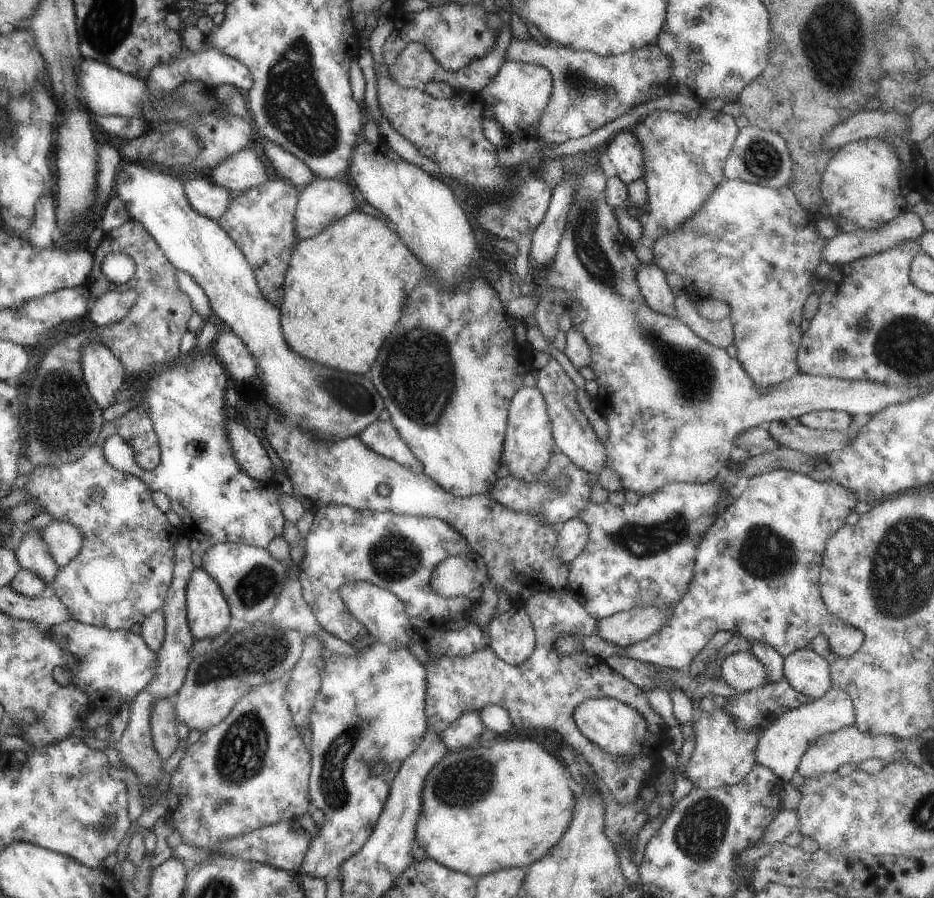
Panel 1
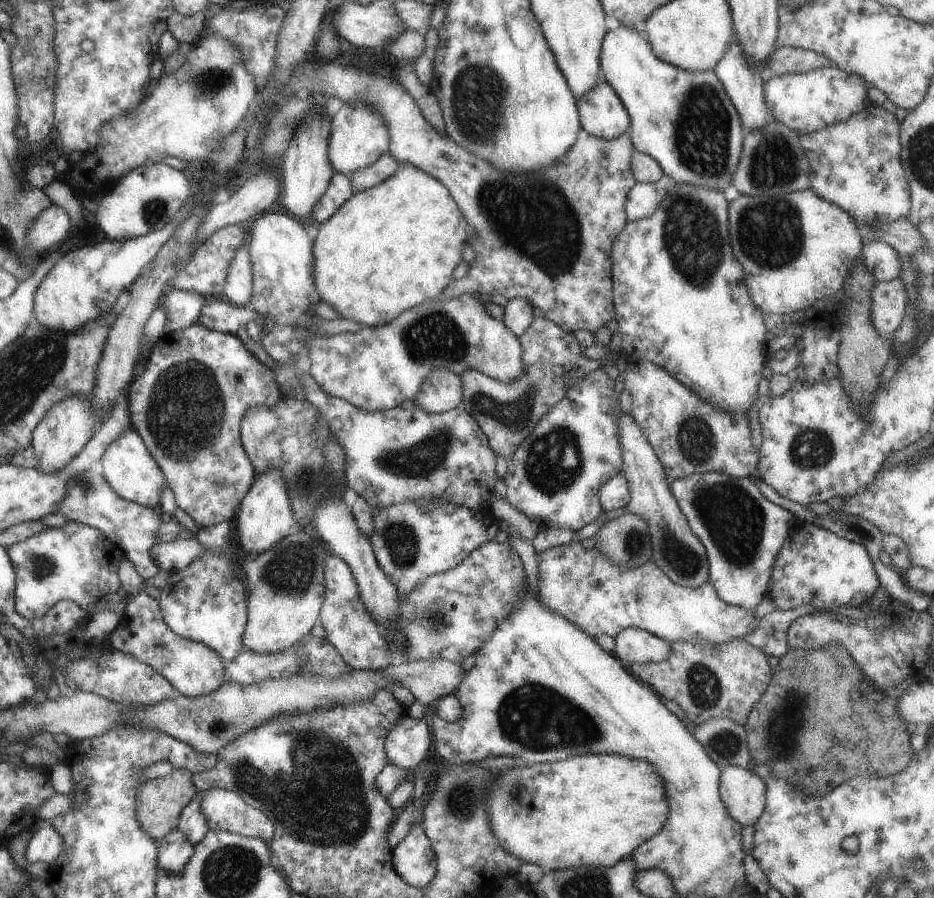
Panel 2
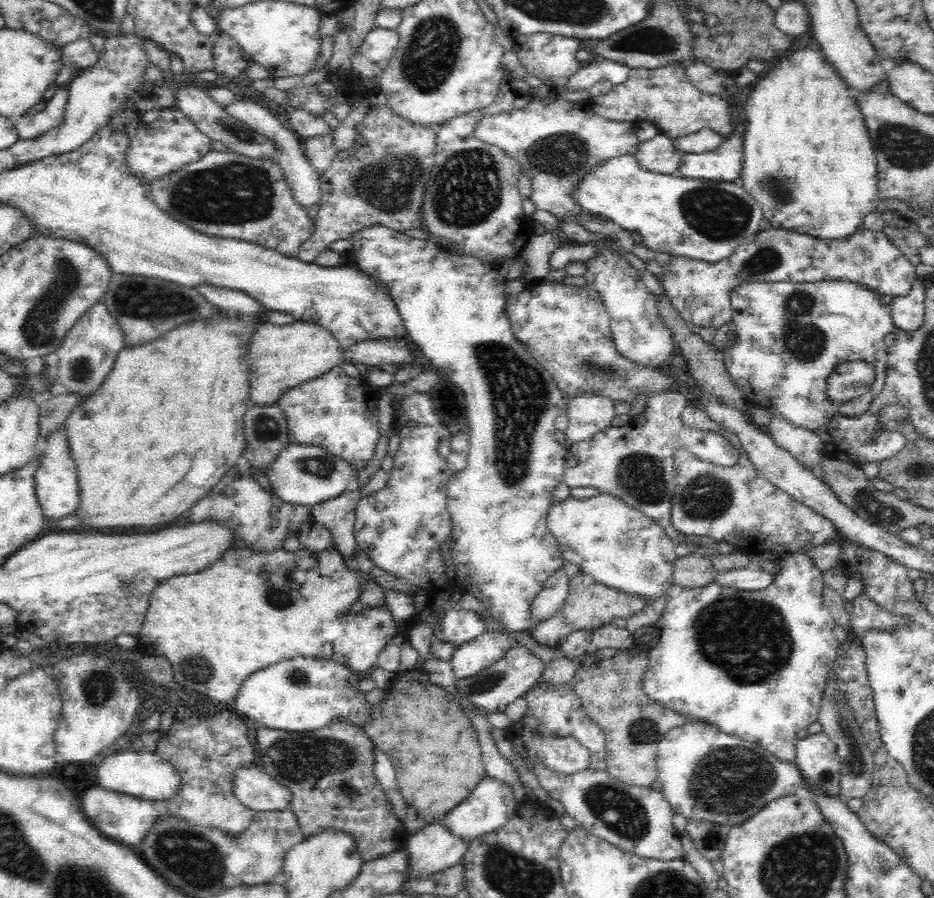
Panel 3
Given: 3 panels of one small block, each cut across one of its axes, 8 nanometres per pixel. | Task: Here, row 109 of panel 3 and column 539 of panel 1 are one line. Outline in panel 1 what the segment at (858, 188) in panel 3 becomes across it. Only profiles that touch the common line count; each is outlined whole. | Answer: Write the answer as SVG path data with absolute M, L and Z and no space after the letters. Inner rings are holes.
M502 737L501 740L496 739L493 744L485 746L489 746L489 748L465 748L465 750L457 750L457 752L446 751L443 758L435 763L435 768L431 768L431 772L427 774L425 786L423 786L421 812L414 834L415 844L425 852L426 858L431 858L433 862L437 862L449 870L471 877L485 875L504 868L529 866L539 858L543 858L547 854L547 850L551 850L563 832L568 830L571 812L573 812L573 805L575 804L573 783L564 764L547 754L539 744L535 744L531 740L503 740ZM463 804L467 804L467 810L461 810Z

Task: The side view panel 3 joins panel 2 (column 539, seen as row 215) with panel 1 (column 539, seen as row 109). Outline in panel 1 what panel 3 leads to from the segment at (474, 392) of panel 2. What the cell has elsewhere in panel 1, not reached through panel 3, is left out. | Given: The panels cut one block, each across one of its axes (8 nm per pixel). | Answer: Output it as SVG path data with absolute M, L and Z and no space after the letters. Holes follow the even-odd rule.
M549 358L547 364L541 366L536 373L535 388L541 392L543 402L545 402L553 448L564 454L577 468L585 470L589 475L597 476L601 472L601 468L606 466L605 449L603 443L593 434L591 424L581 411L576 398L577 392L575 390L577 388L555 359Z

